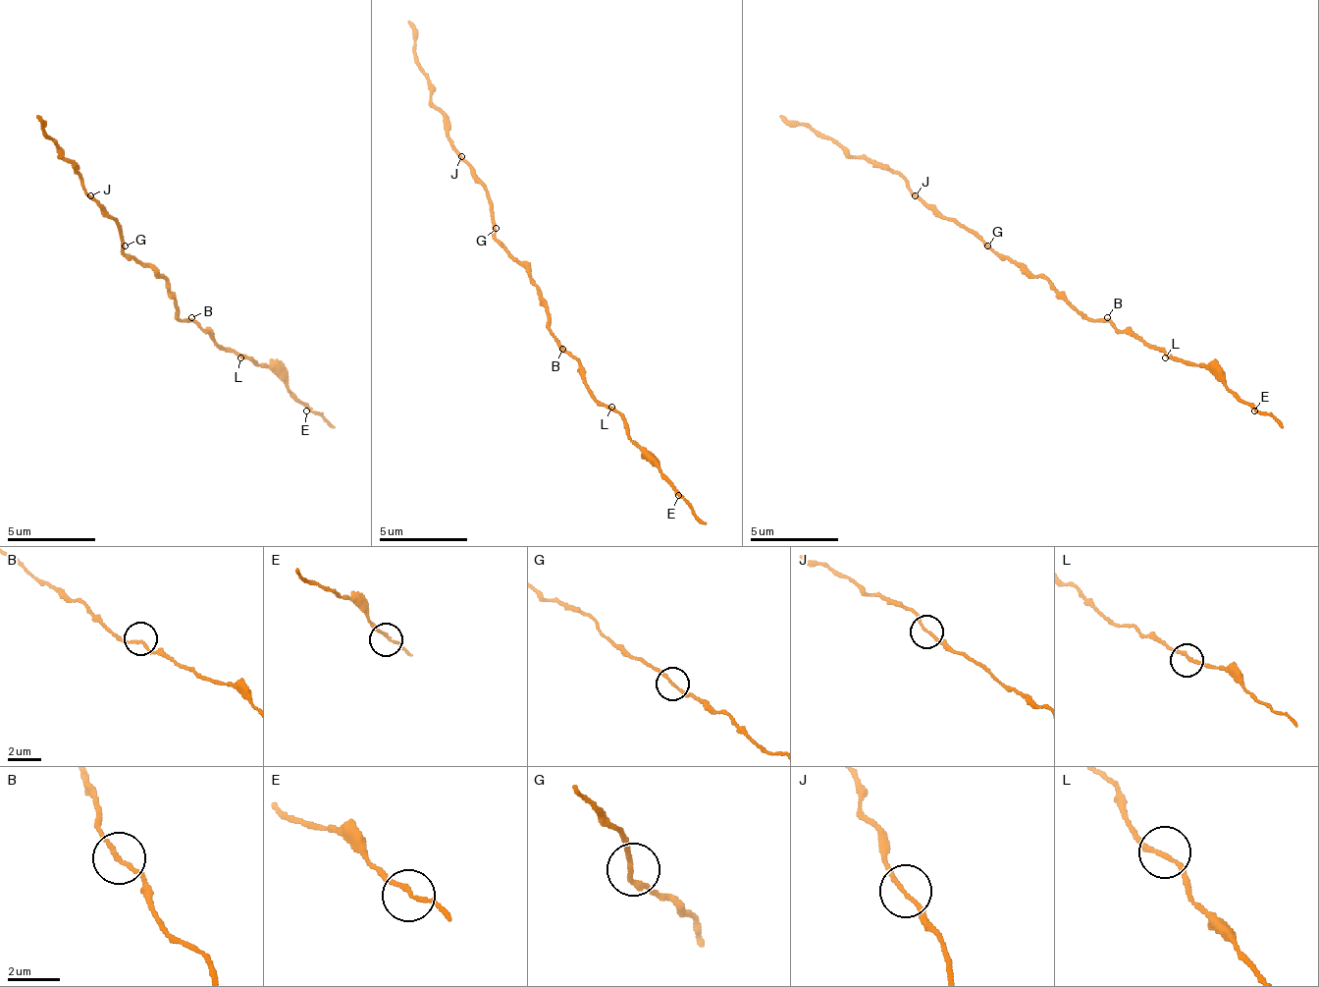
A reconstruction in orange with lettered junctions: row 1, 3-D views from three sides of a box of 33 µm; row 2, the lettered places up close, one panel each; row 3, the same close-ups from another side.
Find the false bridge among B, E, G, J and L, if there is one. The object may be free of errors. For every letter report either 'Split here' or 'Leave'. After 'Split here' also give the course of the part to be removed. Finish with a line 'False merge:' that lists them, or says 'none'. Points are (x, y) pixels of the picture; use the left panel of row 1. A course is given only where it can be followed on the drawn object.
B: Leave
E: Leave
G: Leave
J: Leave
L: Leave
False merge: none

